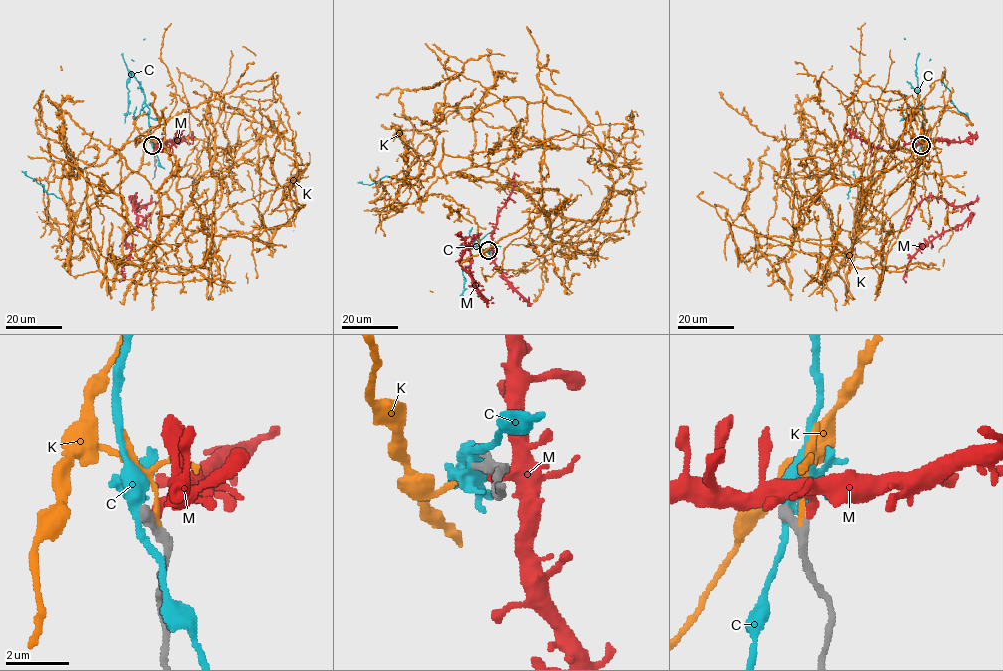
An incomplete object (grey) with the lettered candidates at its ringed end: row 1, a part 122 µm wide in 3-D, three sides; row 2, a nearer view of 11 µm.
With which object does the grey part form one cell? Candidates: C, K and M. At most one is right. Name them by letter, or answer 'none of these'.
none of these

